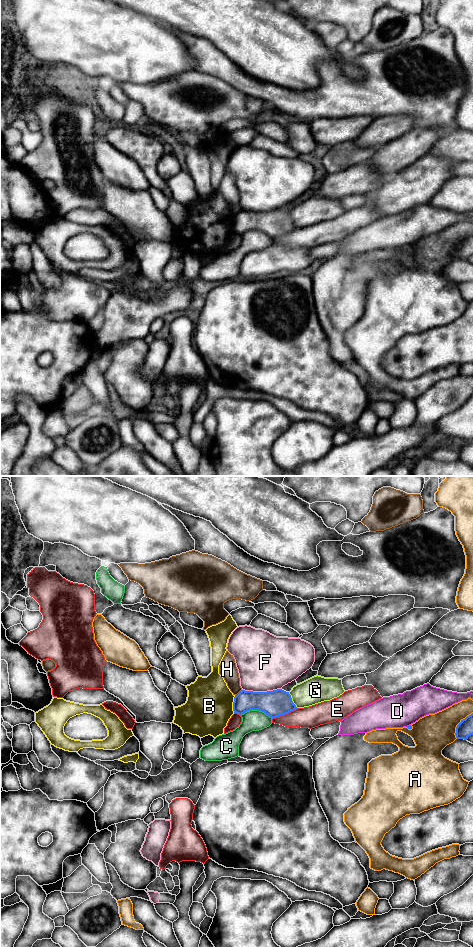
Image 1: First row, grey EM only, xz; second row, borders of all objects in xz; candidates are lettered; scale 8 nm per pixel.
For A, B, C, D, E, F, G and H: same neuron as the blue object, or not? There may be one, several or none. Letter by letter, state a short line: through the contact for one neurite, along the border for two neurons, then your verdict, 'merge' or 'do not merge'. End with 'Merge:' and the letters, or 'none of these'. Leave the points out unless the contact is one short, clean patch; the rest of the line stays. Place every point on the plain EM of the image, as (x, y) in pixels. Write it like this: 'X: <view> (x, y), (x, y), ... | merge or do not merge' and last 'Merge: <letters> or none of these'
A: do not merge
B: do not merge
C: xz (241, 234), (250, 230), (261, 230), (272, 238) | do not merge
D: do not merge
E: do not merge
F: do not merge
G: do not merge
H: xz (242, 210), (235, 215) | do not merge
Merge: none of these

